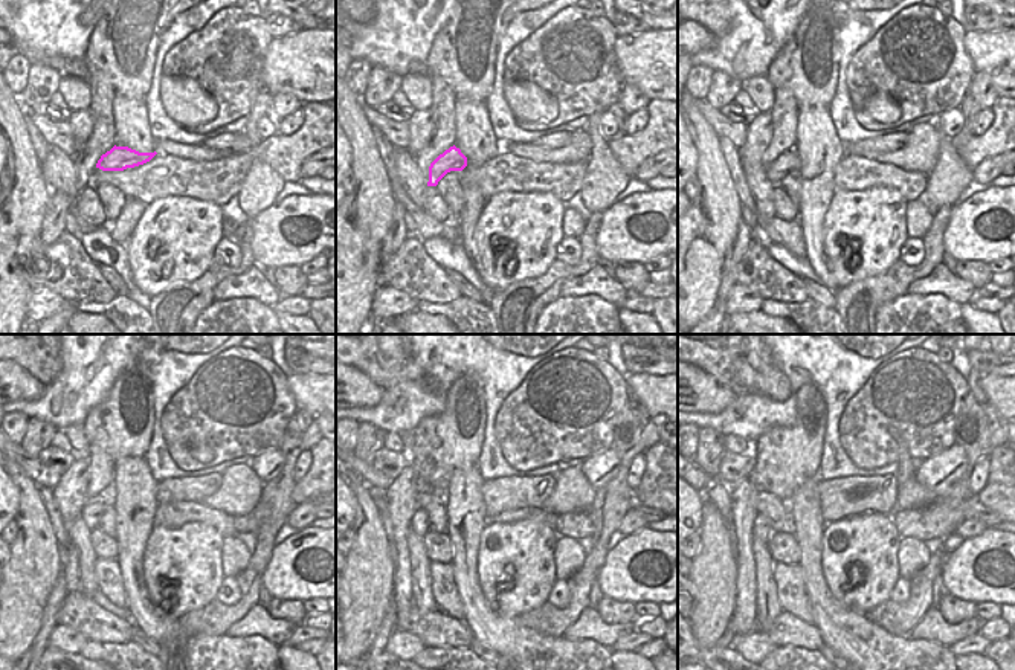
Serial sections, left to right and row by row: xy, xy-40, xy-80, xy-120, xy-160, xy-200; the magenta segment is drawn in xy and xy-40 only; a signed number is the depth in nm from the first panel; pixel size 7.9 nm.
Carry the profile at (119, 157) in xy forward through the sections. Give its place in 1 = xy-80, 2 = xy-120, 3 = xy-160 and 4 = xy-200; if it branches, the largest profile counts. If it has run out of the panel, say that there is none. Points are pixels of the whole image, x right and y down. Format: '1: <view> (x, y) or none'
1: xy-80 (777, 170)
2: xy-120 (95, 507)
3: xy-160 (420, 522)
4: xy-200 (760, 527)

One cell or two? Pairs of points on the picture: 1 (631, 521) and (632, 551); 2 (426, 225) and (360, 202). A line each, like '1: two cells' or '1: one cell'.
1: two cells
2: two cells

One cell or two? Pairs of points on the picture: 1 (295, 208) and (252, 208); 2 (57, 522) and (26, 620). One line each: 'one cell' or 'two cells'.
1: two cells
2: two cells

